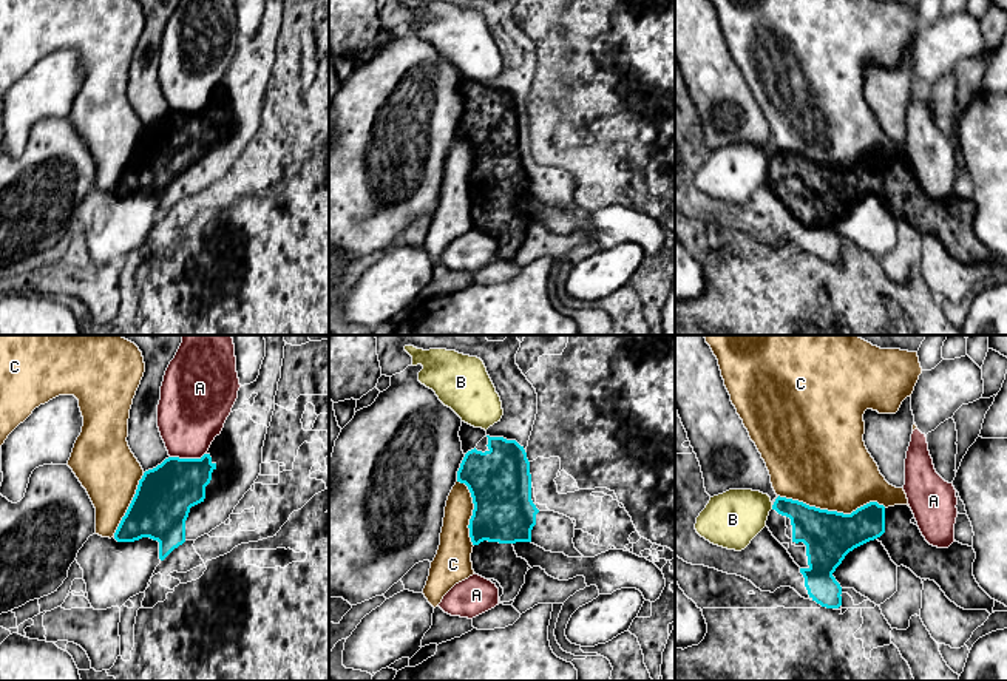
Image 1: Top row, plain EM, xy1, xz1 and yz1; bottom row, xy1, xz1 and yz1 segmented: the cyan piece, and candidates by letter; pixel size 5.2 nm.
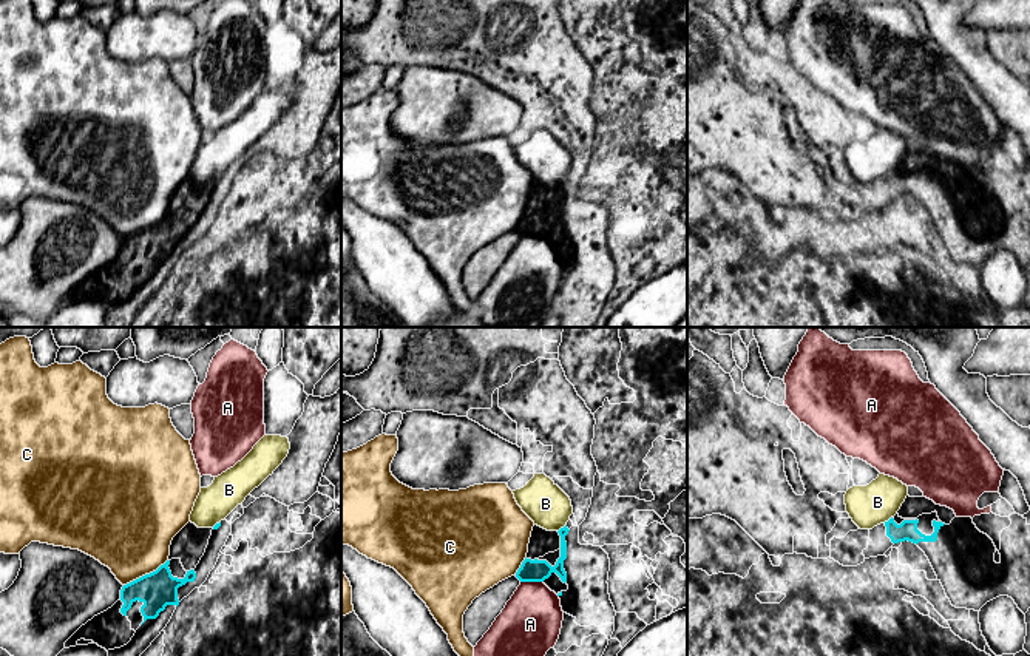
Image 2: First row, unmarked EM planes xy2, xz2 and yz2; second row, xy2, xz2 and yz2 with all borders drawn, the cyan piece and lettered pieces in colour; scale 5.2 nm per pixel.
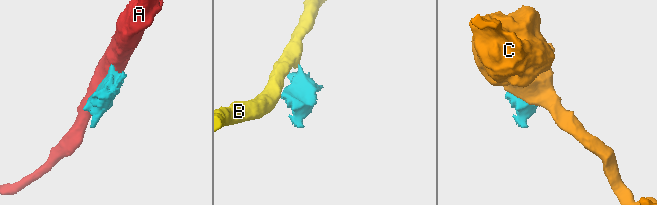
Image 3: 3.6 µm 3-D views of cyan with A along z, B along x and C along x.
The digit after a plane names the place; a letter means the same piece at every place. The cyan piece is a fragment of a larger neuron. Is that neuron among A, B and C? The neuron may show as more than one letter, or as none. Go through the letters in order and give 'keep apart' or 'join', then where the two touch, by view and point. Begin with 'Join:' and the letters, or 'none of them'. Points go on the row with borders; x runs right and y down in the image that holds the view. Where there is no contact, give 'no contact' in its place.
Join: none of them
A: keep apart | xy1 (187, 459)
B: keep apart | xz2 (561, 528)
C: keep apart | yz1 (833, 511)

